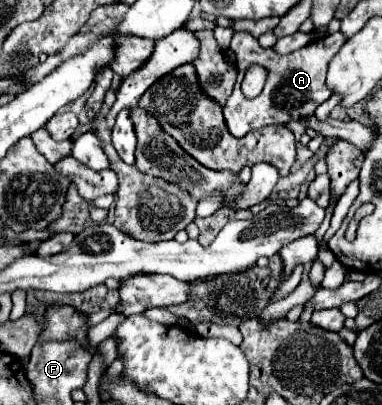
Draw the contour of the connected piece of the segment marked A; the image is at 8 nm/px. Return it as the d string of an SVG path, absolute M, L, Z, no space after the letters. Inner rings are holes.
M238 31L230 43L230 49L238 57L238 63L236 63L238 81L234 85L232 95L228 97L228 101L224 105L224 117L226 117L226 125L228 125L230 133L234 137L244 137L244 133L248 133L252 129L260 129L264 125L272 125L272 123L286 125L294 119L304 119L304 117L312 115L314 109L332 95L332 91L326 85L326 67L328 67L330 59L336 55L336 51L344 45L344 41L346 41L344 33L336 31L332 35L310 41L306 47L302 47L298 51L292 51L288 55L278 55L270 49L260 47L258 39L252 37L248 31ZM252 63L264 65L268 69L268 79L266 79L264 91L258 97L246 99L240 91L240 83L242 83L246 67Z

